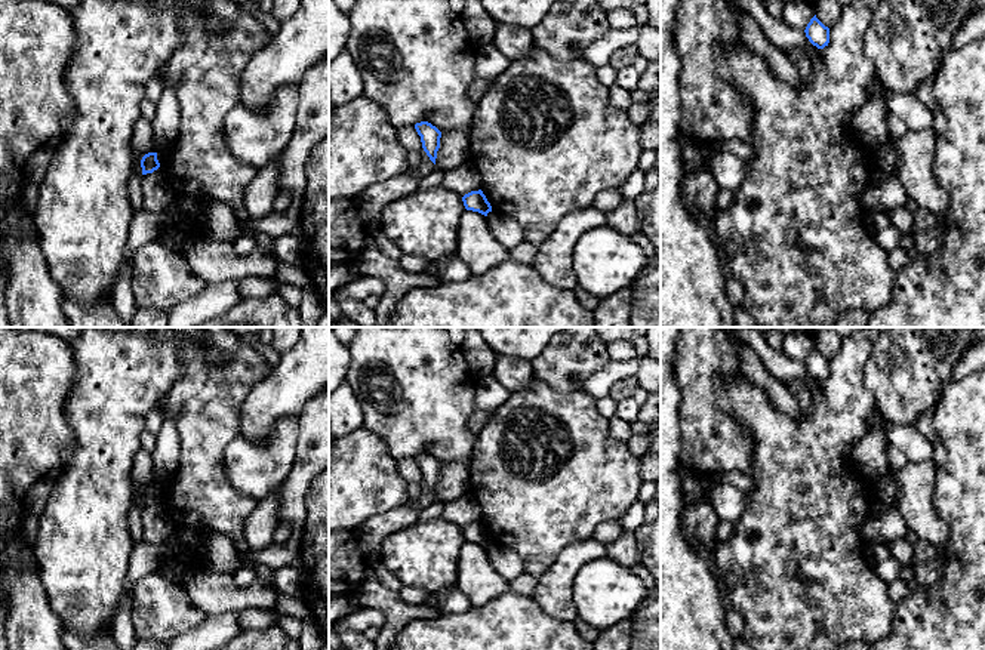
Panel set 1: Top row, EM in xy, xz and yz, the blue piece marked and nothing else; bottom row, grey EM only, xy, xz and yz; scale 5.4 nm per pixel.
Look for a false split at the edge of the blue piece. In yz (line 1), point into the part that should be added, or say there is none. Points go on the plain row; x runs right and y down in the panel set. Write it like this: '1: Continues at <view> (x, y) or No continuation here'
1: No continuation here

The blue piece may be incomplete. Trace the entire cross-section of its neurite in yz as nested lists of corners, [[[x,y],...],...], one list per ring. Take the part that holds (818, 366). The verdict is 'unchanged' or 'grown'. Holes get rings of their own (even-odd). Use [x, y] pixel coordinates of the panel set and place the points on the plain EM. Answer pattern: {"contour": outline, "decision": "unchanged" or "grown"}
{"contour": [[[816,346],[810,351],[806,361],[806,369],[818,381],[824,381],[829,375],[829,360],[825,358]]], "decision": "unchanged"}

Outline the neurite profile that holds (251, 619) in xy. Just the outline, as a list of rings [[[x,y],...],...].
[[[250,607],[238,613],[241,631],[261,631],[277,625],[278,613],[276,609]]]

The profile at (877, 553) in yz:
[[[878,542],[878,543],[874,543],[868,548],[865,548],[865,555],[867,555],[869,566],[874,569],[881,561],[890,558],[892,551],[890,551],[889,545]]]

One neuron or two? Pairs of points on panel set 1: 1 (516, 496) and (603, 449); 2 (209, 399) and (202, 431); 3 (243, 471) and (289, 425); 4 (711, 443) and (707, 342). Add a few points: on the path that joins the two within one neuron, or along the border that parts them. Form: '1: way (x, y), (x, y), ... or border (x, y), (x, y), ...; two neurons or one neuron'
1: way (538, 486), (557, 474), (581, 471); one neuron
2: way (206, 406), (206, 424); one neuron
3: way (256, 465), (283, 439); one neuron
4: way (702, 418), (702, 367); one neuron

